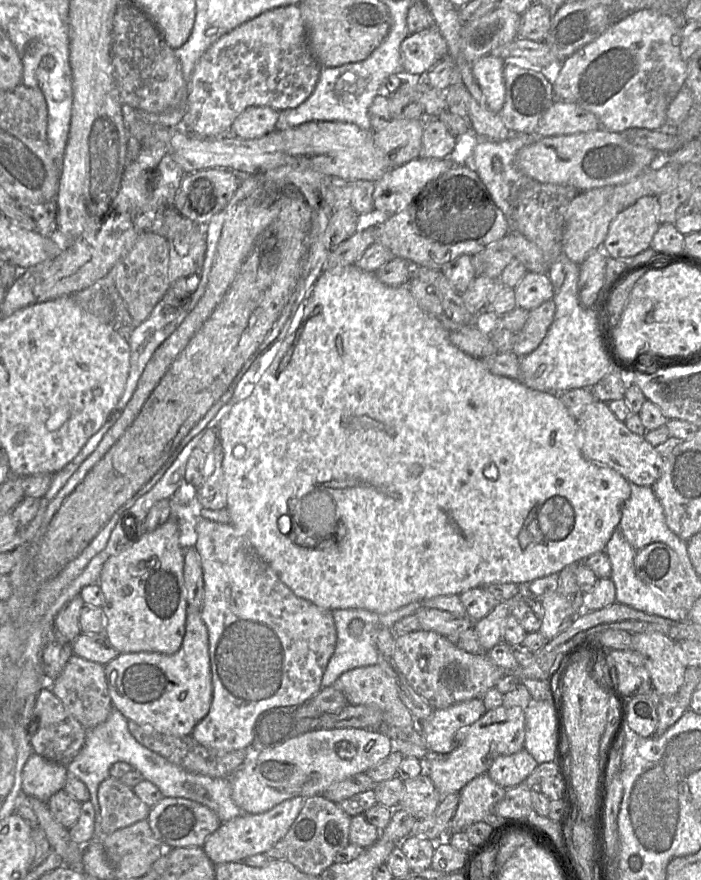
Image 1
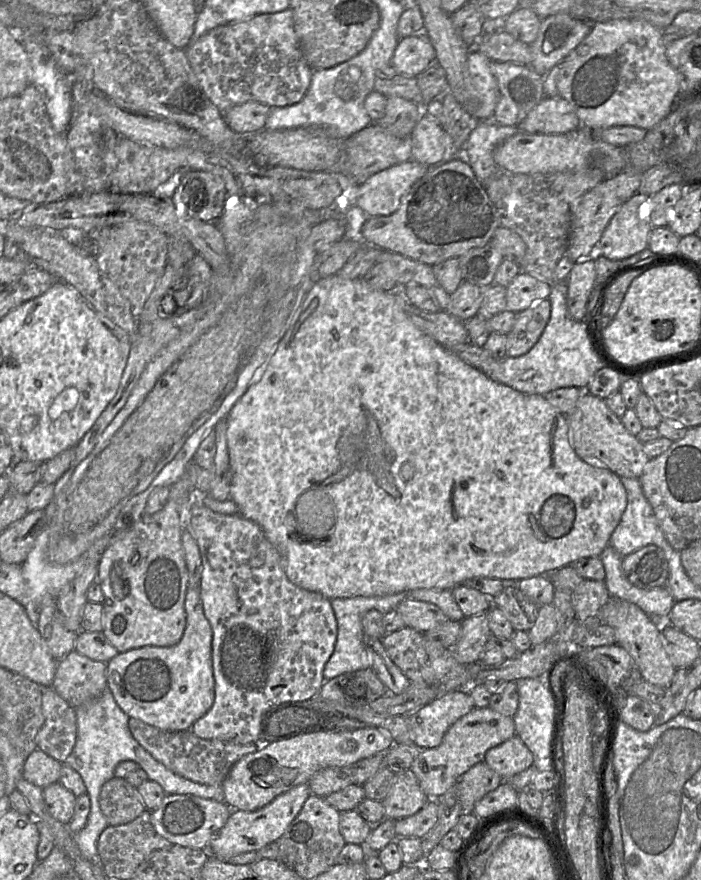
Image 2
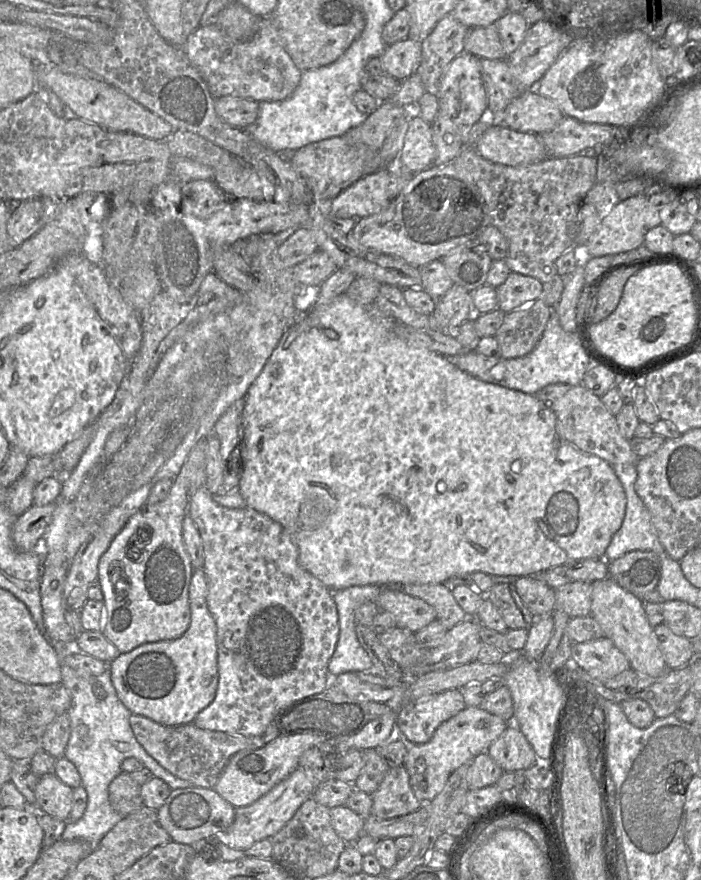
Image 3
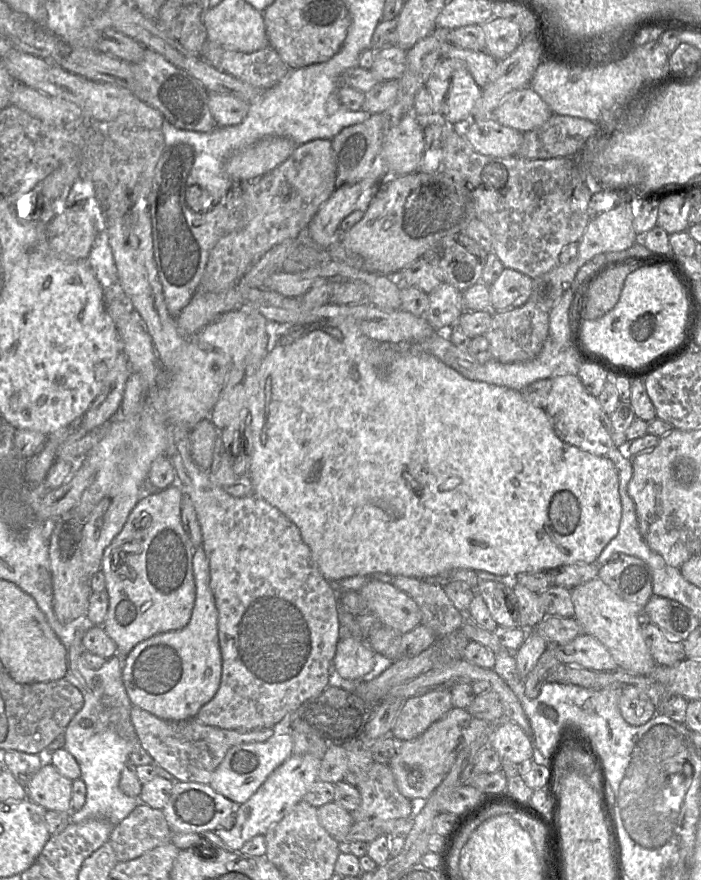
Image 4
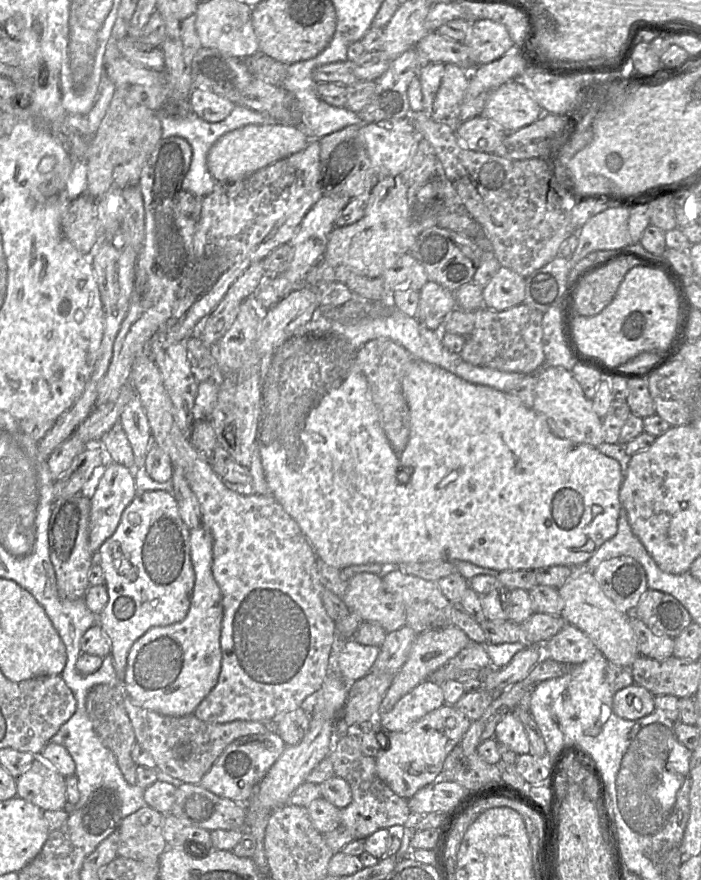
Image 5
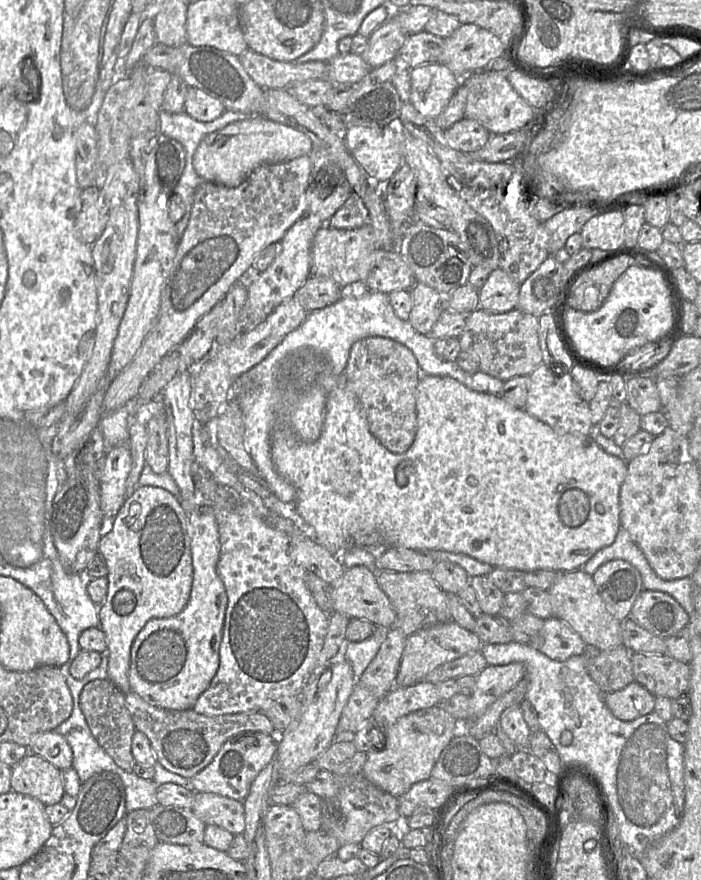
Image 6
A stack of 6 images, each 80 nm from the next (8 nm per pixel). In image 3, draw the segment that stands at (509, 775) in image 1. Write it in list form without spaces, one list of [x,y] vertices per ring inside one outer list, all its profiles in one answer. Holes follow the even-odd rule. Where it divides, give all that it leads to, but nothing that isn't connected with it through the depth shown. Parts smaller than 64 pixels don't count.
[[[513,723],[491,743],[486,752],[505,772],[526,770],[540,762],[524,734]]]

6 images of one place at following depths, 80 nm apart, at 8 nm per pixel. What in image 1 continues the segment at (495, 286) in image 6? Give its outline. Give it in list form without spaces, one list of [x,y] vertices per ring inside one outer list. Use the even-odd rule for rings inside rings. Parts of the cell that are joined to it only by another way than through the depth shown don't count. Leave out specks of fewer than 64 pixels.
[[[527,271],[514,287],[517,307],[533,310],[544,302],[553,299],[555,289],[547,273]]]

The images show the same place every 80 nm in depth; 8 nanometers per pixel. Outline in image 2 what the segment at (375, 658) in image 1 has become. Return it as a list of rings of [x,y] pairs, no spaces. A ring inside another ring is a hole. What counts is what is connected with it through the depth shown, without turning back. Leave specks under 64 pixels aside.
[[[406,591],[381,596],[356,596],[351,598],[333,598],[331,605],[337,621],[337,640],[334,652],[325,665],[323,675],[326,681],[345,673],[353,673],[372,667],[372,659],[363,642],[364,631],[361,620],[366,612],[376,609],[382,614],[395,610],[397,605],[407,598]]]

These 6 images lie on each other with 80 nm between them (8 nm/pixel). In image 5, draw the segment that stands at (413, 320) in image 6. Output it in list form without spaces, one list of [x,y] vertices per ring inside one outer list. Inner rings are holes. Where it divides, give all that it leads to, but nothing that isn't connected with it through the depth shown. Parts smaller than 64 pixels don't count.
[[[428,281],[419,293],[417,320],[432,331],[441,331],[447,316],[456,308],[454,293],[432,281]]]

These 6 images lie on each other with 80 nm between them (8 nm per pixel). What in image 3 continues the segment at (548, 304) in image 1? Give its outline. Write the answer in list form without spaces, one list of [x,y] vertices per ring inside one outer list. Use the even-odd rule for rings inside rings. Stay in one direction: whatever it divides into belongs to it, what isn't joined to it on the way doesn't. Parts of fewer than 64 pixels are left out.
[[[541,298],[506,313],[494,336],[501,357],[518,358],[530,353],[539,342],[550,315],[550,306]]]

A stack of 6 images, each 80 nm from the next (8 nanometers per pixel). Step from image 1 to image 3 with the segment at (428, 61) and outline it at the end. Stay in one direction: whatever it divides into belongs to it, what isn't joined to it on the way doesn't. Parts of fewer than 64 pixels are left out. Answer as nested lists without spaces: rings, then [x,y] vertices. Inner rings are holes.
[[[404,39],[387,45],[380,56],[387,75],[402,81],[416,74],[421,62],[421,40]]]

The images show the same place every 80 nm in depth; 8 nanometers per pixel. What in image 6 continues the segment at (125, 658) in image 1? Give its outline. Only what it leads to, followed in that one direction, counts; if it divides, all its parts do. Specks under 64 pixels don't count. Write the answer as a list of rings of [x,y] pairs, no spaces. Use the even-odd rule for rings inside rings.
[[[198,499],[185,509],[193,565],[189,601],[179,614],[146,623],[132,644],[129,668],[131,691],[147,703],[169,710],[192,709],[216,675],[228,604],[224,583],[217,573],[220,539],[215,516]]]

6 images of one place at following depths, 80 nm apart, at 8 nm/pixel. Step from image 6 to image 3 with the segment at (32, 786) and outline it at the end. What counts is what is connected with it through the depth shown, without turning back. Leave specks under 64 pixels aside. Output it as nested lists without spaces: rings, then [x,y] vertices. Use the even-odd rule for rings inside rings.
[[[55,773],[39,777],[35,797],[35,811],[63,821],[69,819],[73,806],[73,788],[60,781]]]

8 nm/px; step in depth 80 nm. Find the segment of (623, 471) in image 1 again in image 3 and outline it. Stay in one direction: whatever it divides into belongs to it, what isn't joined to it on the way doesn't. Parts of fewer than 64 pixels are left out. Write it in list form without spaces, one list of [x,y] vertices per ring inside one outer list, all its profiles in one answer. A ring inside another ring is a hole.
[[[583,384],[571,386],[569,390],[552,405],[557,418],[559,434],[583,452],[598,456],[611,466],[617,464],[636,464],[638,456],[632,448],[632,441],[625,438],[619,430],[616,415],[613,415],[601,398]]]

